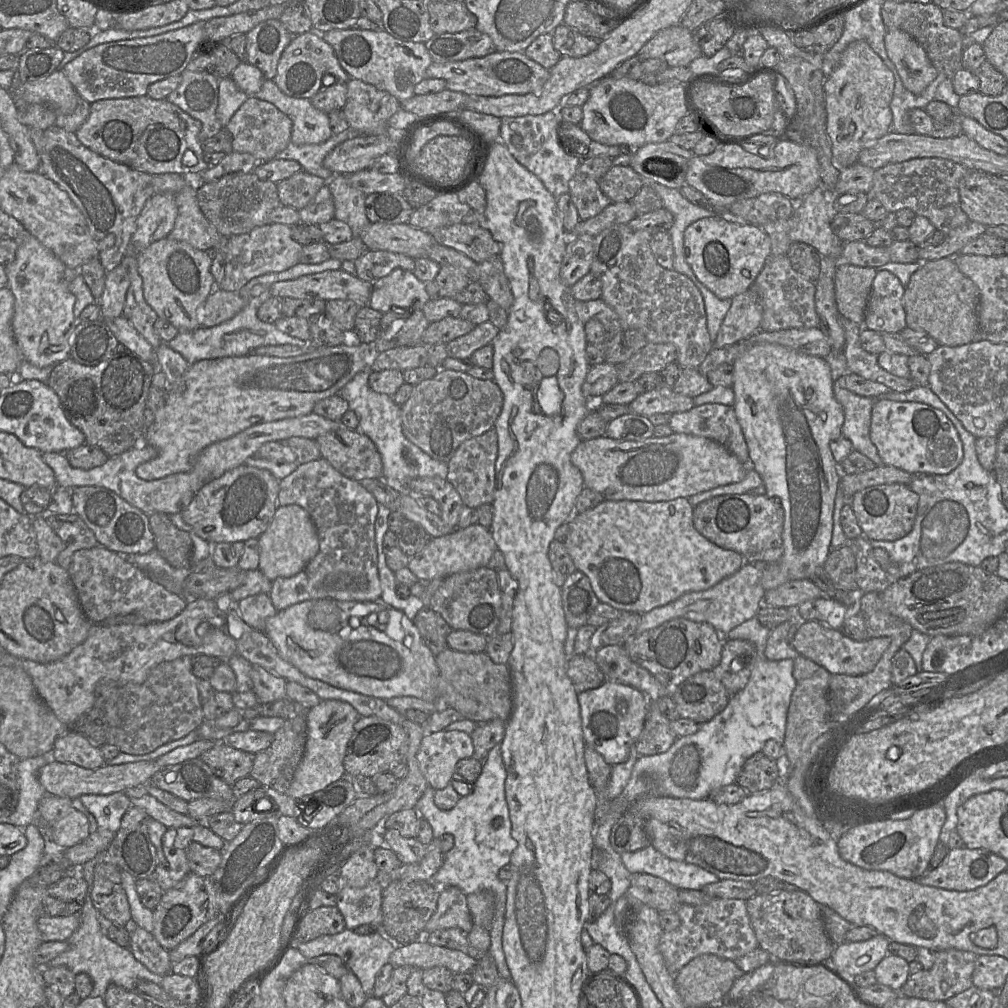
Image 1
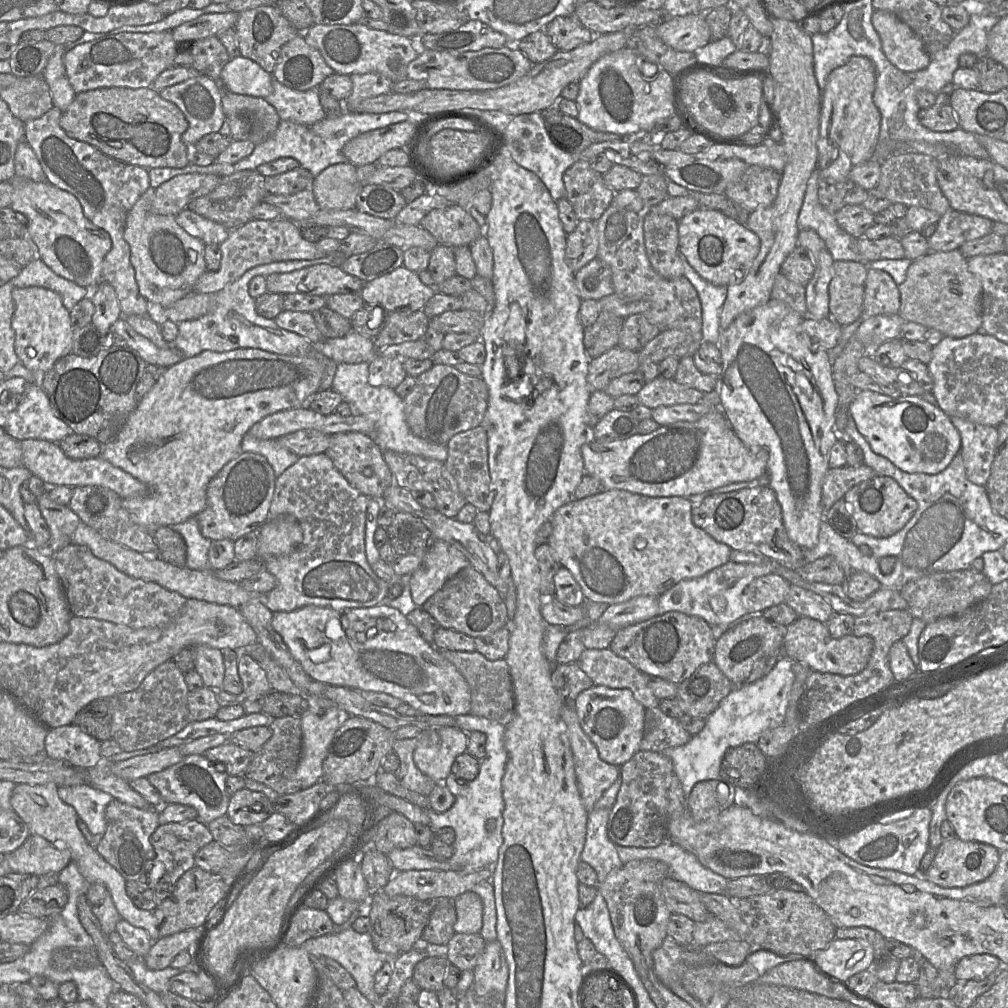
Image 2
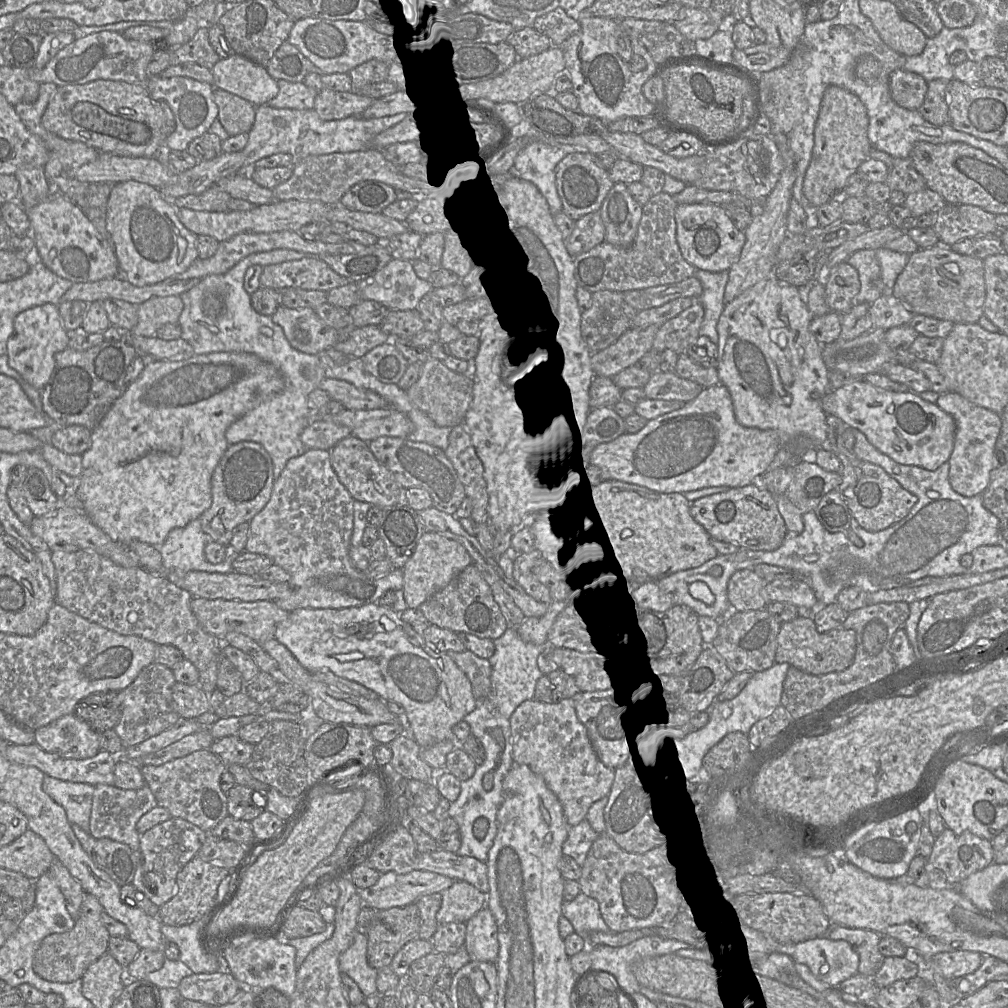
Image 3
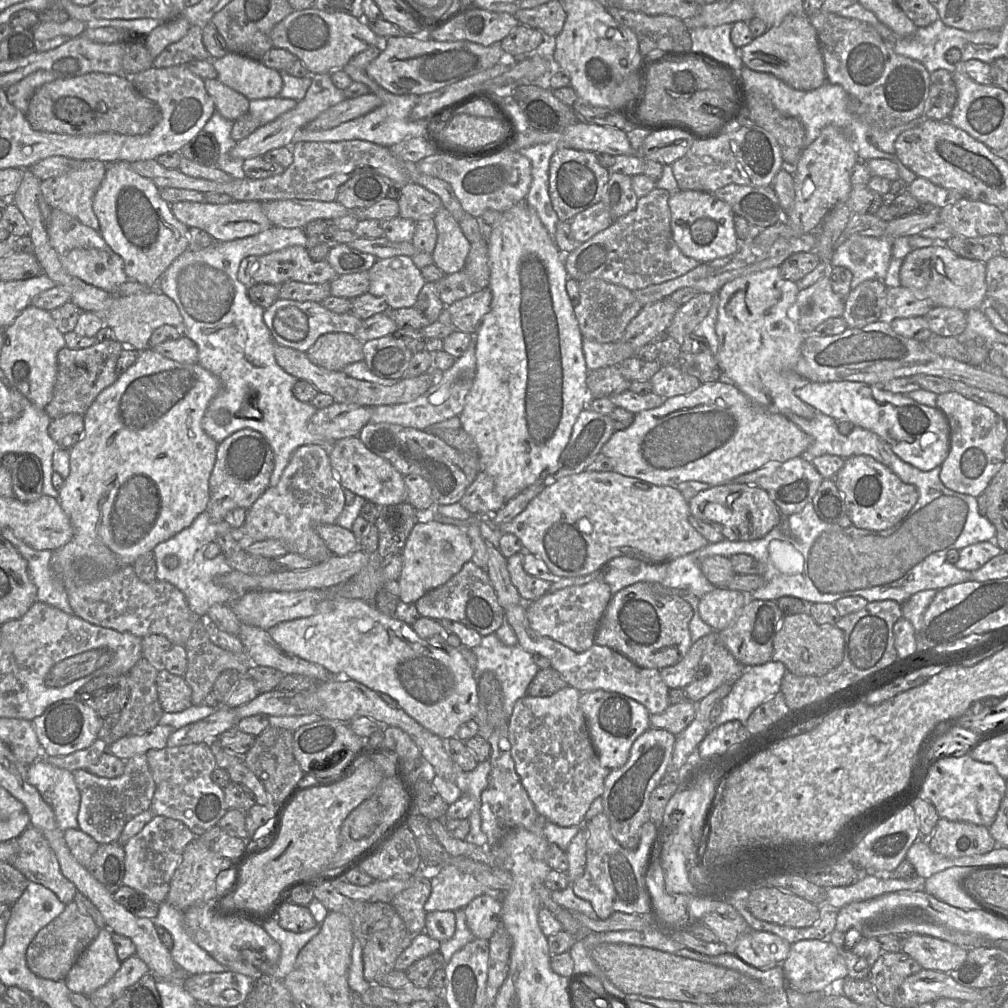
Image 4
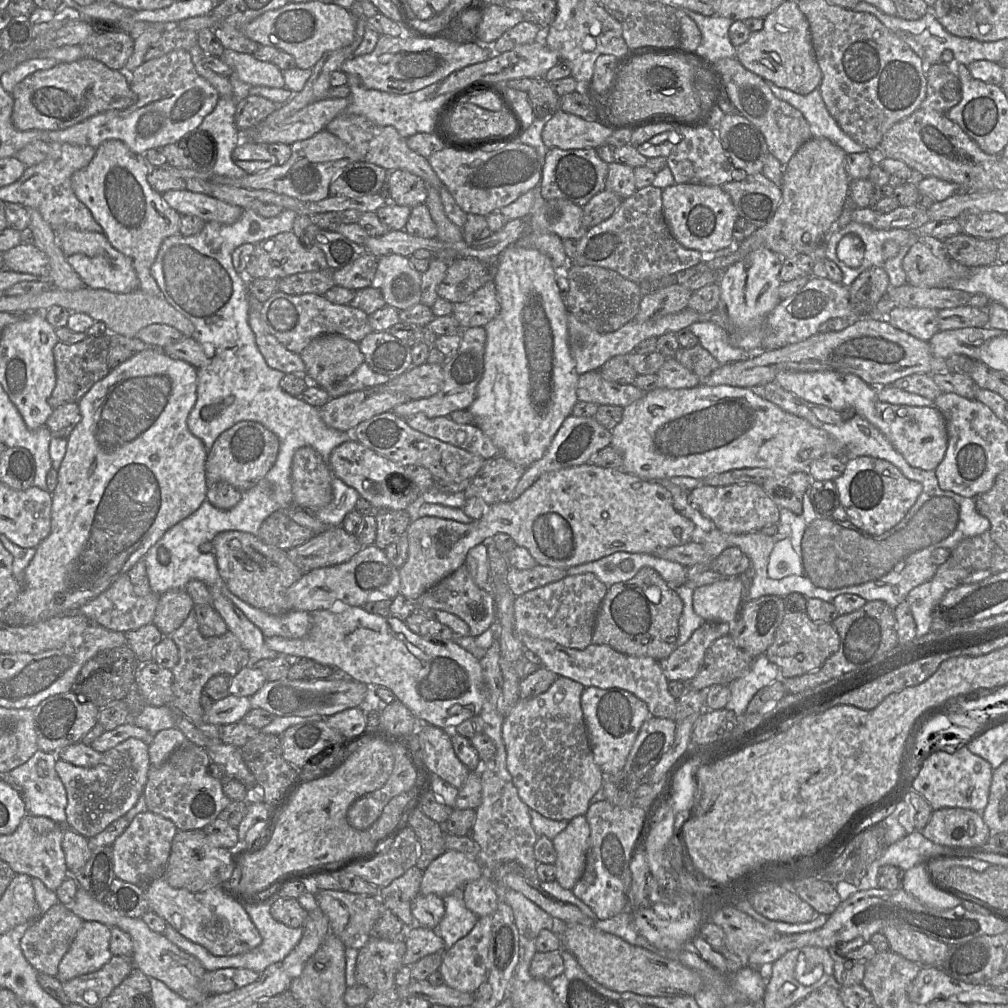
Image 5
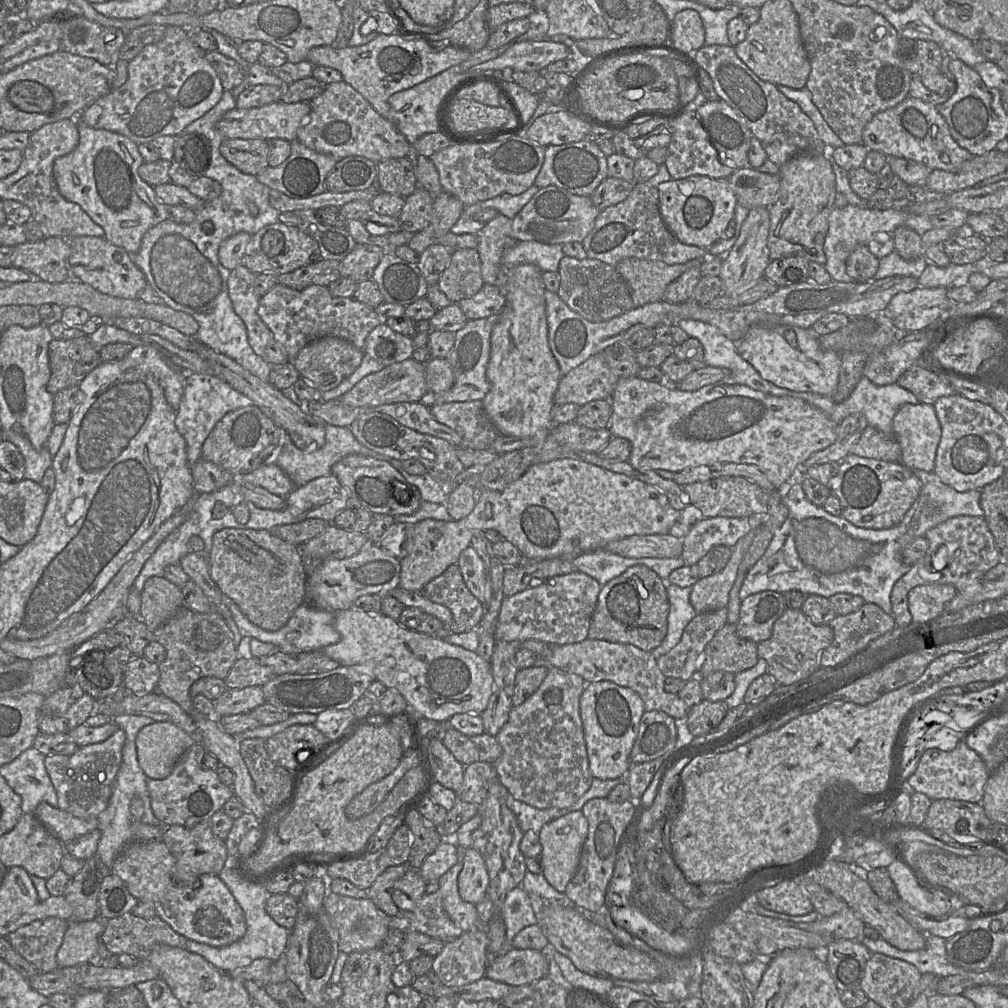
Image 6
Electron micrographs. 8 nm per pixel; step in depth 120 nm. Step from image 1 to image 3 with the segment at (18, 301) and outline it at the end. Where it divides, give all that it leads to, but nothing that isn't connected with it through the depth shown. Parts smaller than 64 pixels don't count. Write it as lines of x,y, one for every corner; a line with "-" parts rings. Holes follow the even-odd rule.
52,303
35,306
21,312
14,320
14,331
7,342
8,363
27,383
42,391
55,369
56,353
68,348
68,343
59,307

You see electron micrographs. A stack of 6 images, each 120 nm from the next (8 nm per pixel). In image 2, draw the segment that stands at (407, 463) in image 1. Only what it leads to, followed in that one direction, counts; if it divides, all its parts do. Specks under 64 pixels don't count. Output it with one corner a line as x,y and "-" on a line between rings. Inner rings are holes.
369,362
337,363
331,389
338,392
343,400
353,407
355,413
373,421
375,428
373,439
383,452
393,451
400,454
414,454
445,463
448,455
447,445
431,443
414,435
406,423
404,399
398,396
392,388
370,385
368,373

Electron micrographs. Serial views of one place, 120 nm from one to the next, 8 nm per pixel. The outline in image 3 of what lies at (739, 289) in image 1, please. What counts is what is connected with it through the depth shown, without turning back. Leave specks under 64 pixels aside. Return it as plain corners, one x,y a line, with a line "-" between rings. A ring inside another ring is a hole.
679,204
675,208
676,239
683,258
696,269
729,271
739,258
746,237
735,227
722,206
716,204

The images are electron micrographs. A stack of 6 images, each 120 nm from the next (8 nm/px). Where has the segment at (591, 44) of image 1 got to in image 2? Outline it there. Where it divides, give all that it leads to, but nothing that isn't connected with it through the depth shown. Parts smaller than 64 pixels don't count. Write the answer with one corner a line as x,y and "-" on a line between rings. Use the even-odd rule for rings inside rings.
557,16
545,26
544,31
556,48
561,51
569,51
591,42
595,36
573,16

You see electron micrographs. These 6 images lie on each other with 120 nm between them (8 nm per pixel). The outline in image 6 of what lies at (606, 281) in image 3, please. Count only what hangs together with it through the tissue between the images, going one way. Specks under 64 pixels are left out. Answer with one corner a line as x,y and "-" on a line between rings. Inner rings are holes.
636,183
622,202
609,206
597,216
593,229
581,242
589,259
615,267
625,258
661,261
668,265
684,264
707,257
707,250
681,243
666,227
660,212
658,189
647,183

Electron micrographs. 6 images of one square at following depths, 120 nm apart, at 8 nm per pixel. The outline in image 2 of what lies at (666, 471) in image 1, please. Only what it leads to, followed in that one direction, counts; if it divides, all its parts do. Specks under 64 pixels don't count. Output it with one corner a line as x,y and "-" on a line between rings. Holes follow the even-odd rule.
718,405
697,421
660,425
649,434
636,434
623,440
588,440
581,447
584,474
600,480
606,490
625,490
650,497
688,497
738,482
757,481
767,471
763,456
757,456
738,438

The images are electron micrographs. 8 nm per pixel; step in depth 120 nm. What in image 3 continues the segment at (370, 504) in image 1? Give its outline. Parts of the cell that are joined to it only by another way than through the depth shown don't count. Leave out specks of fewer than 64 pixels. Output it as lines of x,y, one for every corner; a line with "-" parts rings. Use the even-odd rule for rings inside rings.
308,449
302,455
291,458
280,476
274,481
272,493
266,506
249,522
249,534
245,551
267,556
289,575
290,595
276,599
281,609
292,612
302,608
347,608
377,603
388,590
403,587
402,568
394,568
388,574
372,578
358,570
352,563
349,550
354,522
353,497
339,481
330,461
330,451

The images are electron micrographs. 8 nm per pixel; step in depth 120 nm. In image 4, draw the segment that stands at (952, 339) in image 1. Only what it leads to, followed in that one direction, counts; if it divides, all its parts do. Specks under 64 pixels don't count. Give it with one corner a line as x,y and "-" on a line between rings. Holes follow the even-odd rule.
944,243
911,251
900,268
900,284
918,298
929,299
935,306
969,311
983,309
986,305
986,265
977,260
958,256

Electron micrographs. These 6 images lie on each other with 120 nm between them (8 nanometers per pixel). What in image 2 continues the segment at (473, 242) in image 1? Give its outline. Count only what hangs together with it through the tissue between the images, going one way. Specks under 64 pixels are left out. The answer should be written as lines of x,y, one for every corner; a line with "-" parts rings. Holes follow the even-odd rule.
458,204
431,210
419,226
436,238
439,244
451,248
469,247
482,235
478,223

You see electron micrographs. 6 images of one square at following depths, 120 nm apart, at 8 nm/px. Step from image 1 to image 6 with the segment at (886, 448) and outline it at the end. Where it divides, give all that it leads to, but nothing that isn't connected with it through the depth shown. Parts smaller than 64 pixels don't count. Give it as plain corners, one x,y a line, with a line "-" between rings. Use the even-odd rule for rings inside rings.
780,325
772,328
752,327
735,343
739,355
750,363
760,376
778,387
796,392
810,392
832,397
837,390
840,371
840,353
823,350
811,329
-
919,402
904,404
892,419
893,436
901,448
901,461
910,469
934,471
937,447
941,439
941,425
933,405

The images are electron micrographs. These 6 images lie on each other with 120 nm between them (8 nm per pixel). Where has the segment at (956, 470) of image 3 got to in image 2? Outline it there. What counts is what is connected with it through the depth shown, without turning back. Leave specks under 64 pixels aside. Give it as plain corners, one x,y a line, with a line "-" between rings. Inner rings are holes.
957,416
949,418
960,434
960,455
968,480
986,487
995,456
997,427
977,424

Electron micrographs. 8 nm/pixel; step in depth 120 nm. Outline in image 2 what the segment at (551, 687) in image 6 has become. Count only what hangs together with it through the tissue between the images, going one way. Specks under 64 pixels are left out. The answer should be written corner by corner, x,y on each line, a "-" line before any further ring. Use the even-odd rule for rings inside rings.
573,704
563,706
561,718
567,726
580,797
589,813
604,792
619,778
620,768
599,757
596,746
579,724

